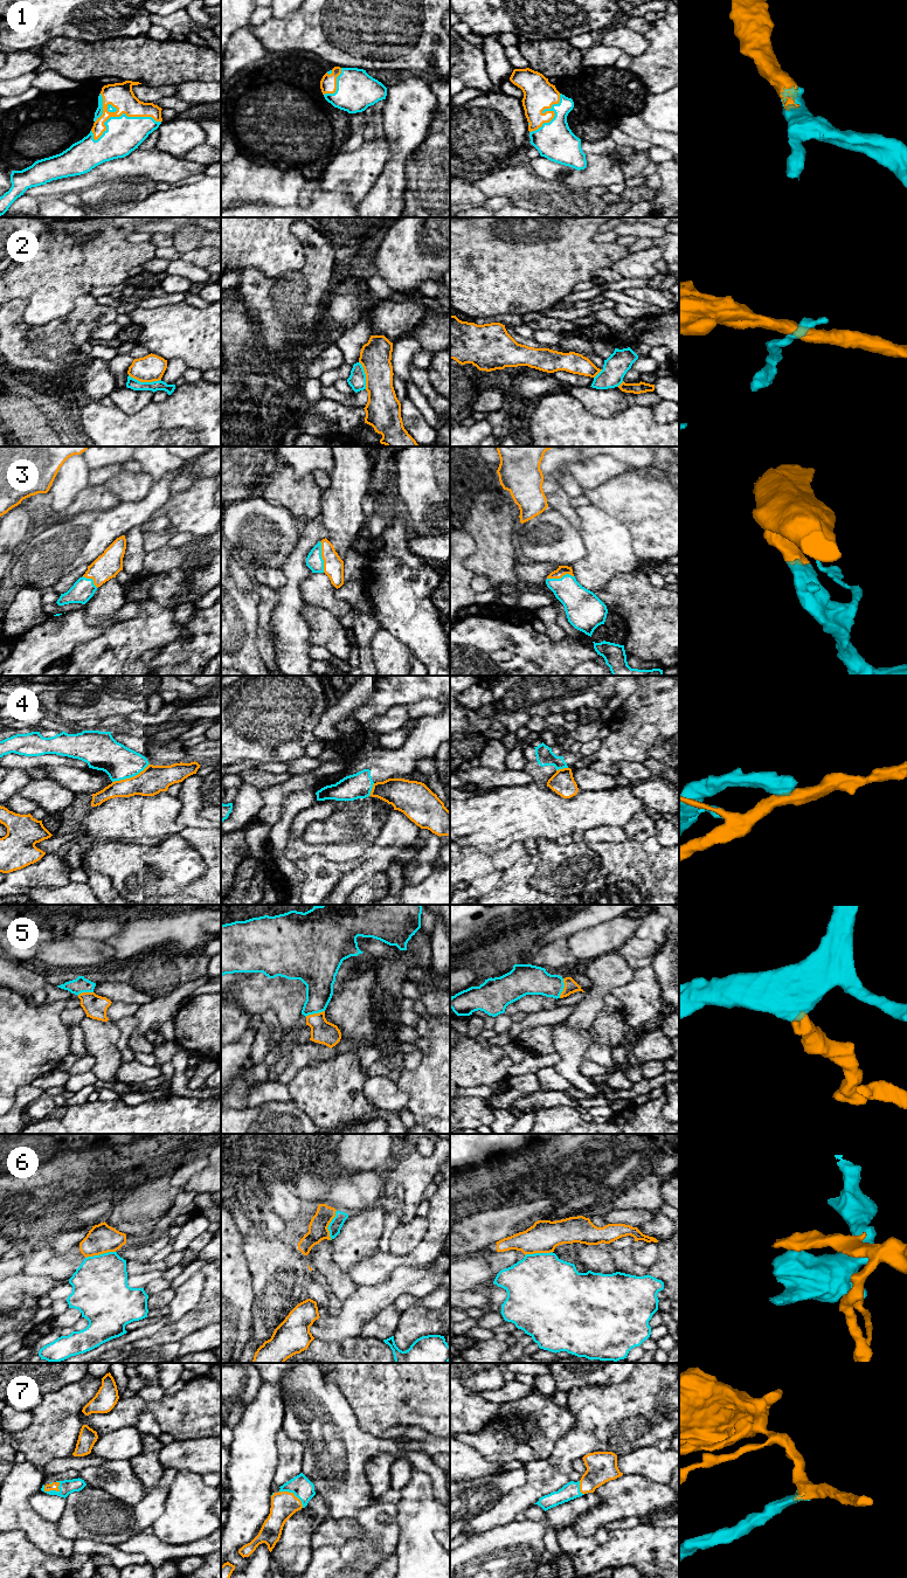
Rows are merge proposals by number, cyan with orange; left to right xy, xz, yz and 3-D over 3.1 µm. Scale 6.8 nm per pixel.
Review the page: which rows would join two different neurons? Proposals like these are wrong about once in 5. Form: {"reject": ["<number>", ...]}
{"reject": ["2", "4", "6"]}

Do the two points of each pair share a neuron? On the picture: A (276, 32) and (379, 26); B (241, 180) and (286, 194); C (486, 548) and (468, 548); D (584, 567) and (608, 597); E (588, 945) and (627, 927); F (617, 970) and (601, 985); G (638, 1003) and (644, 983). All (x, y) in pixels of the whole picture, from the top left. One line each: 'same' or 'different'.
A: same
B: same
C: different
D: different
E: same
F: same
G: same

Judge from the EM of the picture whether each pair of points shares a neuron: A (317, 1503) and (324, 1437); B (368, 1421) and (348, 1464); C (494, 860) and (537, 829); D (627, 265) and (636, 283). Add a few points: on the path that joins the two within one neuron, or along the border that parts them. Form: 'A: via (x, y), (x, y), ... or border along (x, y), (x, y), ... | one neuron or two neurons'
A: border along (316, 1494), (324, 1501), (327, 1508), (326, 1518) | two neurons
B: border along (351, 1407), (357, 1424), (364, 1431), (379, 1437) | two neurons
C: border along (505, 848), (491, 851) | two neurons
D: border along (623, 277), (642, 277), (648, 279) | two neurons

